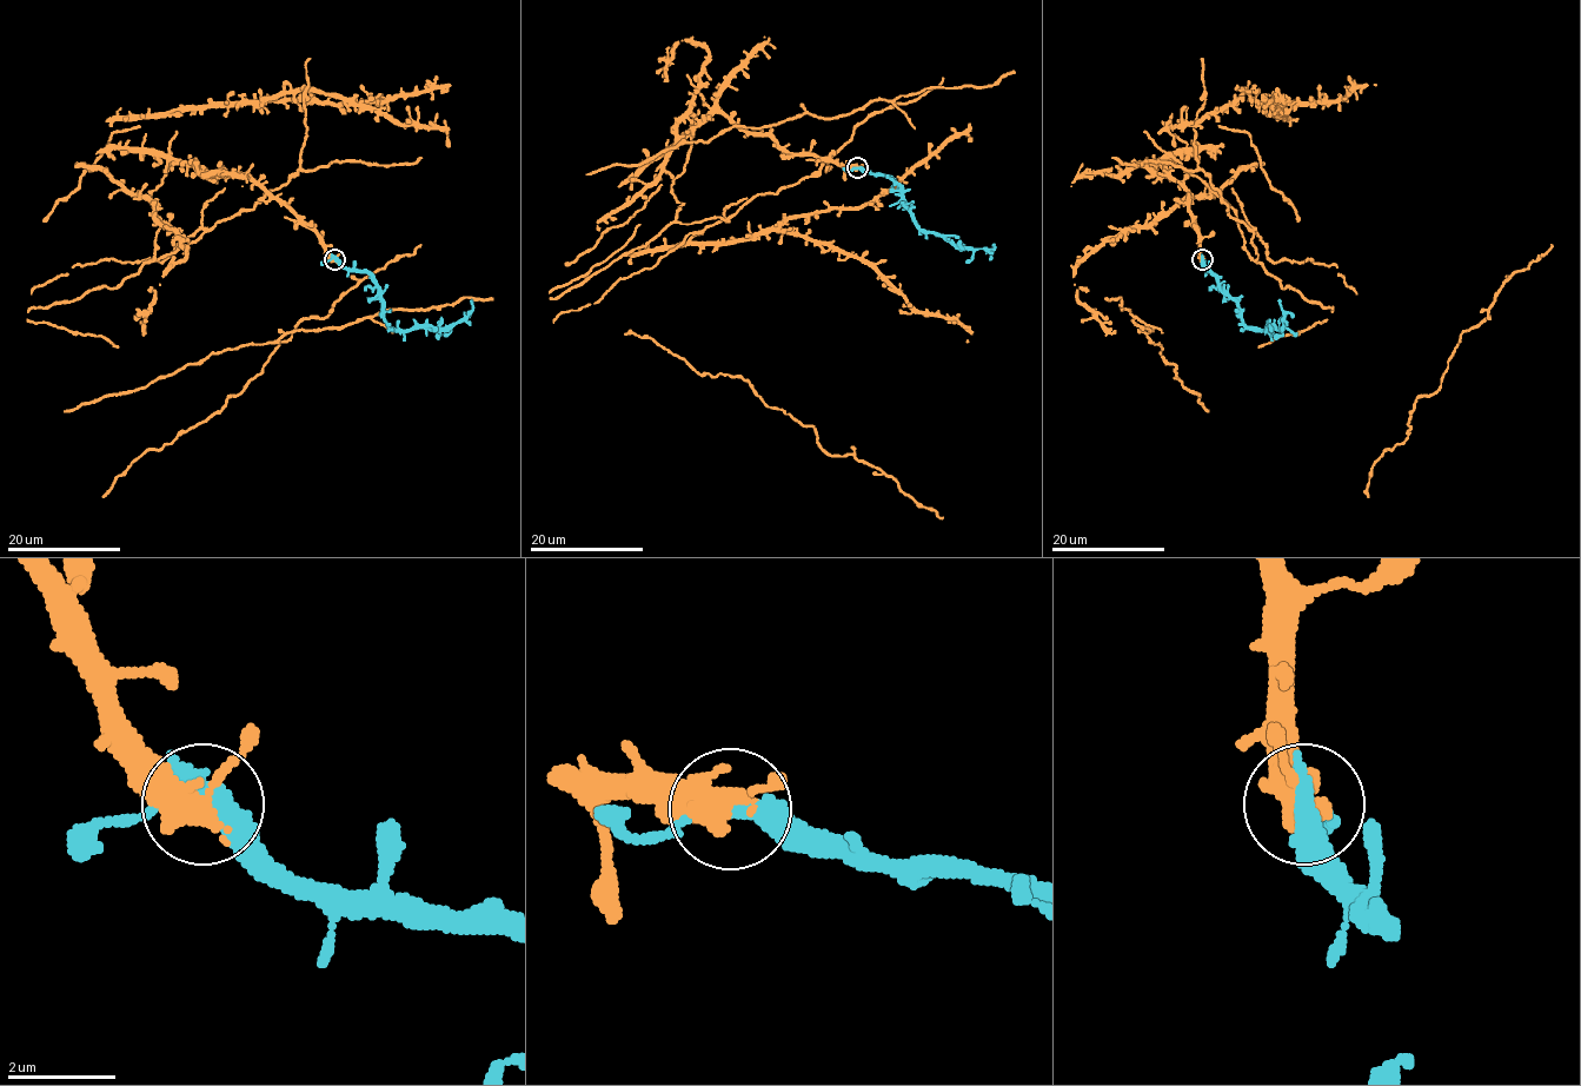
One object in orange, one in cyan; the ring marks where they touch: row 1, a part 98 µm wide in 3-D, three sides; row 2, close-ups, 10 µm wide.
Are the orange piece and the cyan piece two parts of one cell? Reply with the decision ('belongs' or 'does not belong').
belongs

